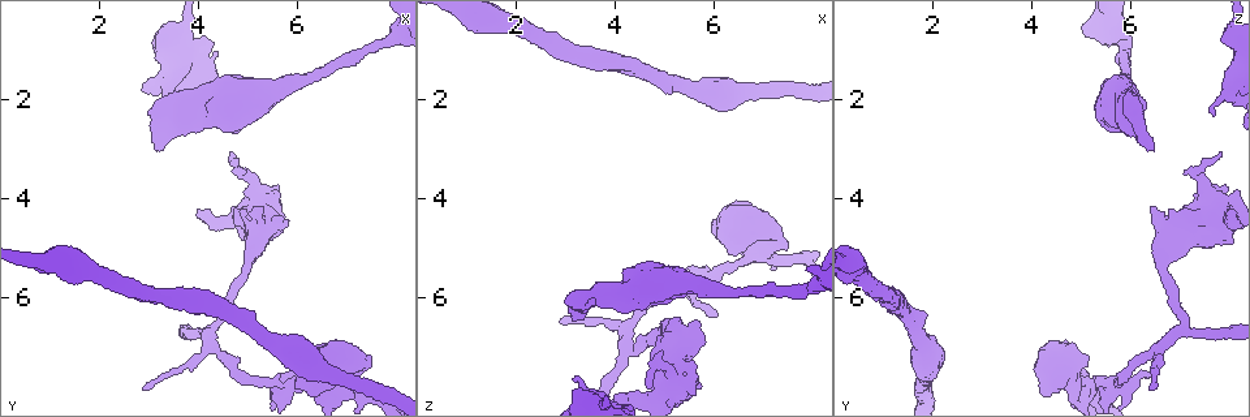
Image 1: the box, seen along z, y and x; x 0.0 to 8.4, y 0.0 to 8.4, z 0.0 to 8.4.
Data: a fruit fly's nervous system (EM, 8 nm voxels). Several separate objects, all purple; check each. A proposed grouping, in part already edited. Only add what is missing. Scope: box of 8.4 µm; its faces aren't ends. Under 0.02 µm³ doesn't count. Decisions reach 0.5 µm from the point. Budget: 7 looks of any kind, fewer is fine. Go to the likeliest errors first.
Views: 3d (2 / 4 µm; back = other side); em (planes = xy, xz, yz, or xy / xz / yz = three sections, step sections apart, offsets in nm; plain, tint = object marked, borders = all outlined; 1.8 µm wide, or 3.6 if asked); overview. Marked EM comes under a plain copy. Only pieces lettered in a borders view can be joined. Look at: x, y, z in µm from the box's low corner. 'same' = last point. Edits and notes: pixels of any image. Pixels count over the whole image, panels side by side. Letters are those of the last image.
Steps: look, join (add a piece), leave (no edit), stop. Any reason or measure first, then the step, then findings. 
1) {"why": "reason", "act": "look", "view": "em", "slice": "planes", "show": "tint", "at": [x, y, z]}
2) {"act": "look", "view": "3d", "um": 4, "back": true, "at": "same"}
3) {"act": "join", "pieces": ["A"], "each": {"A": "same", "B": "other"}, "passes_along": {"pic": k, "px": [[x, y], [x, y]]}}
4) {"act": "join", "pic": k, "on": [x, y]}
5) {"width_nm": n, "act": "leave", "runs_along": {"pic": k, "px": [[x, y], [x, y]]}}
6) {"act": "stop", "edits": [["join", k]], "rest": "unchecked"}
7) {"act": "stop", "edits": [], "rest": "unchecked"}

{"why": "branch stops here", "act": "look", "view": "em", "um": 3.6, "slice": "planes", "show": "borders", "at": [3.15, 3.05, 6.40]}

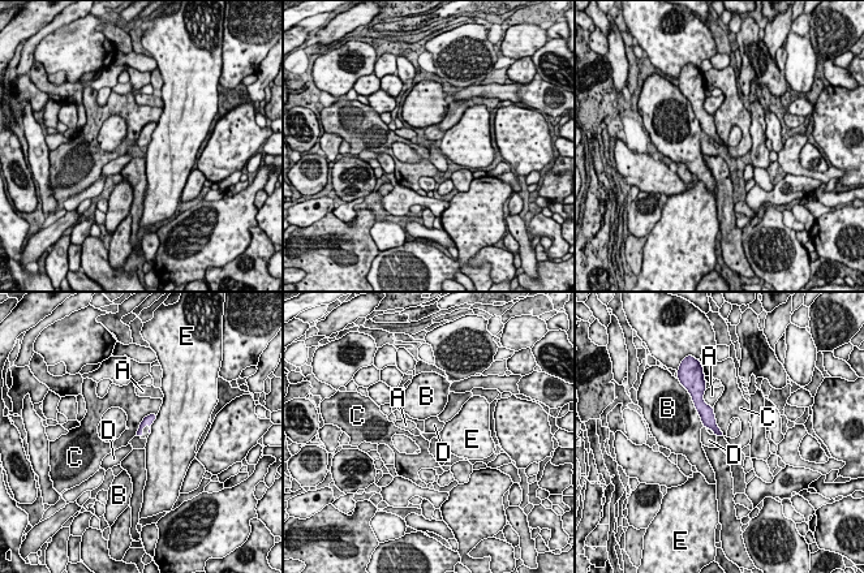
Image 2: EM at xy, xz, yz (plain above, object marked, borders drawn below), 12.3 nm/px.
{"act": "leave", "each": {"A": "other", "B": "other", "C": "other", "D": "other", "E": "other"}, "border": {"pic": 2, "px": [[157, 413], [149, 413], [134, 435]]}, "found": "none of them fits"}

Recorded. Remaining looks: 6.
{"why": "thick turns thin", "act": "look", "view": "3d", "um": 4, "back": true, "at": [6.65, 7.70, 4.85]}

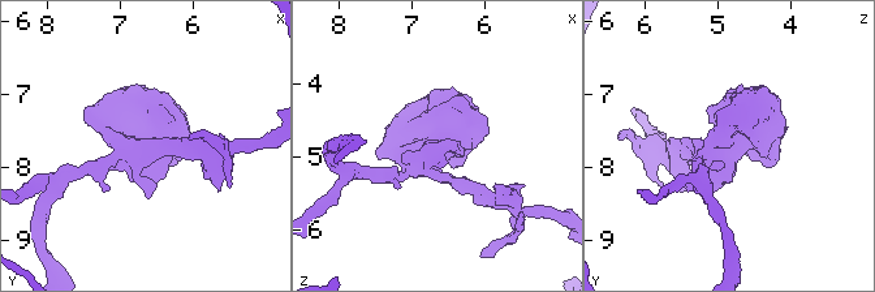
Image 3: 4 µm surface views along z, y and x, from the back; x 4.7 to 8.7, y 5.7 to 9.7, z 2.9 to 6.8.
{"act": "look", "view": "em", "um": 3.6, "slice": "xz", "step": 16, "show": "tint", "at": [6.65, 7.75, 4.85]}

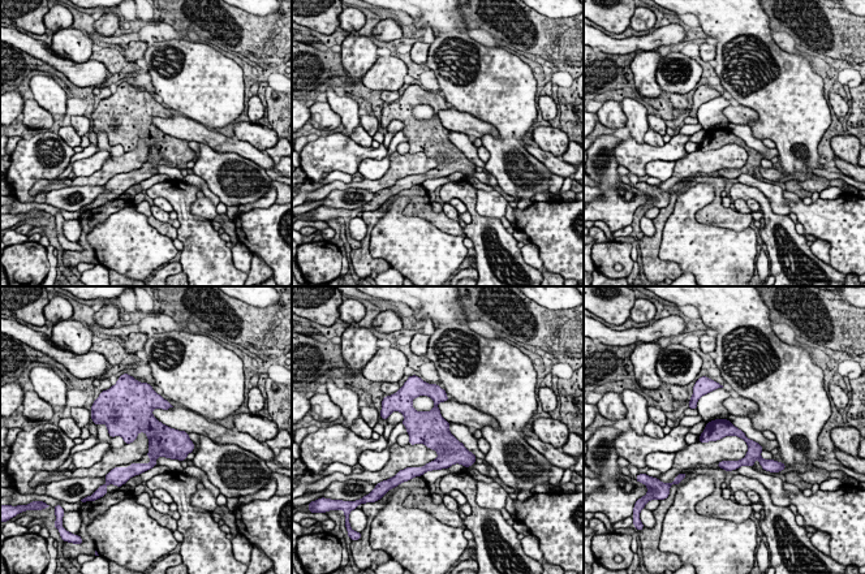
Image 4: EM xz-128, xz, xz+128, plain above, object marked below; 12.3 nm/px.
{"act": "look", "view": "em", "um": 3.6, "slice": "planes", "show": "borders", "at": "same"}

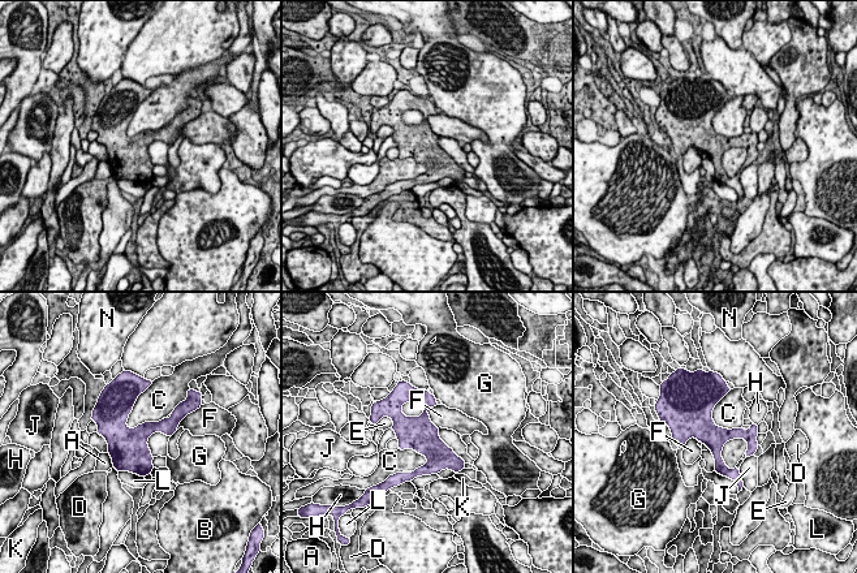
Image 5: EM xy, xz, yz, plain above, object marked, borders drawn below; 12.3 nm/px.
{"act": "leave", "each": {"A": "other", "B": "other", "C": "other", "D": "other", "E": "other", "F": "other", "G": "other", "H": "other", "J": "other", "K": "other", "L": "other", "N": "other"}, "border": {"pic": 5, "px": [[162, 419], [125, 425]]}, "found": "no lettered piece goes on from it"}

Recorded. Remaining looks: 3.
{"why": "thin end", "act": "look", "view": "3d", "um": 4, "at": [4.70, 3.15, 7.75]}

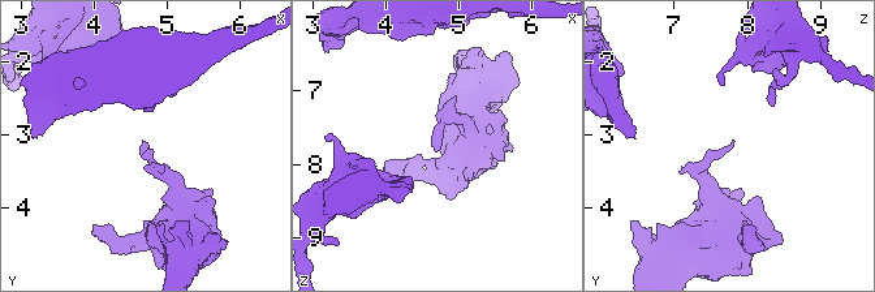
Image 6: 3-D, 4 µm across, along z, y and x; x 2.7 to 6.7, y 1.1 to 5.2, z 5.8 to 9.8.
{"why": "shape alone is not enough", "act": "look", "view": "em", "slice": "xz", "step": 16, "show": "tint", "at": [4.70, 3.10, 7.85]}

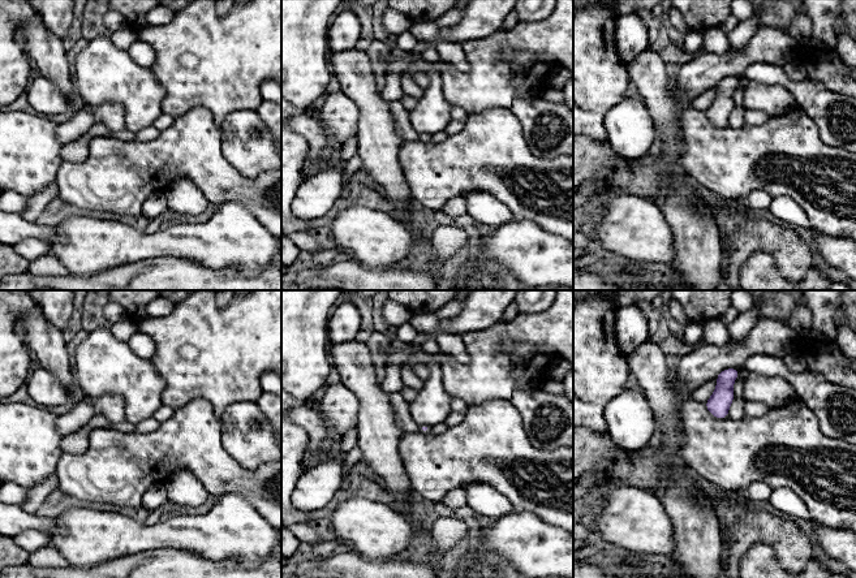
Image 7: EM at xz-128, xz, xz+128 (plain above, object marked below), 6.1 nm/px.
{"act": "look", "view": "em", "slice": "planes", "show": "borders", "at": "same"}

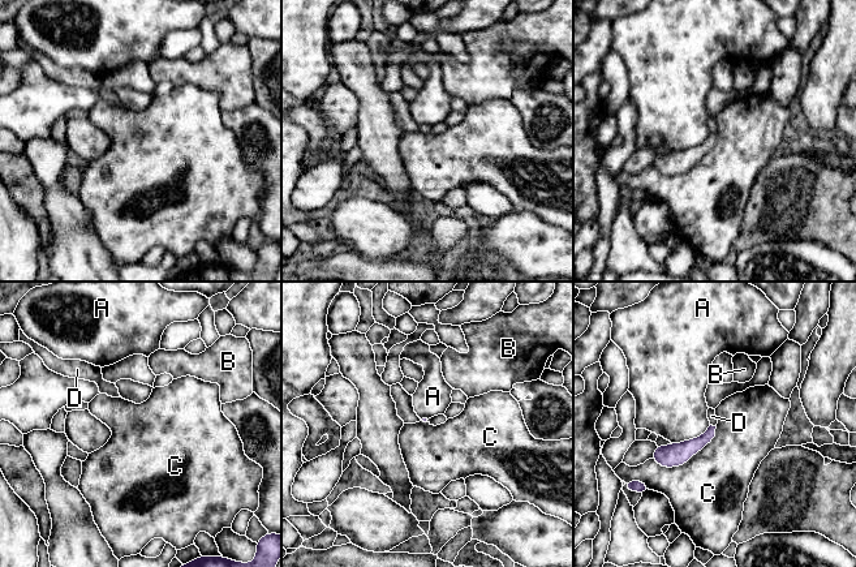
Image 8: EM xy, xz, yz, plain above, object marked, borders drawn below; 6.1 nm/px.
{"act": "leave", "each": {"A": "other", "B": "other", "C": "other", "D": "other"}, "runs_along": {"pic": 8, "px": [[712, 429], [684, 451], [657, 456]]}, "found": "none of them fits"}

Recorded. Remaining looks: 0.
{"act": "stop", "edits": [], "rest": "unchecked"}

